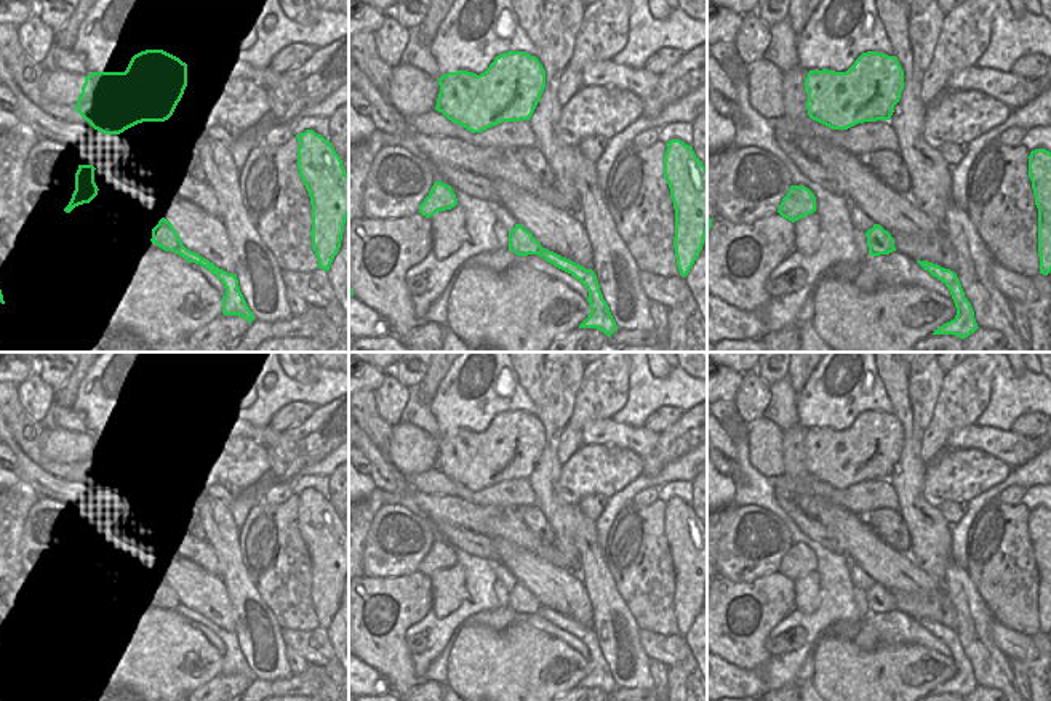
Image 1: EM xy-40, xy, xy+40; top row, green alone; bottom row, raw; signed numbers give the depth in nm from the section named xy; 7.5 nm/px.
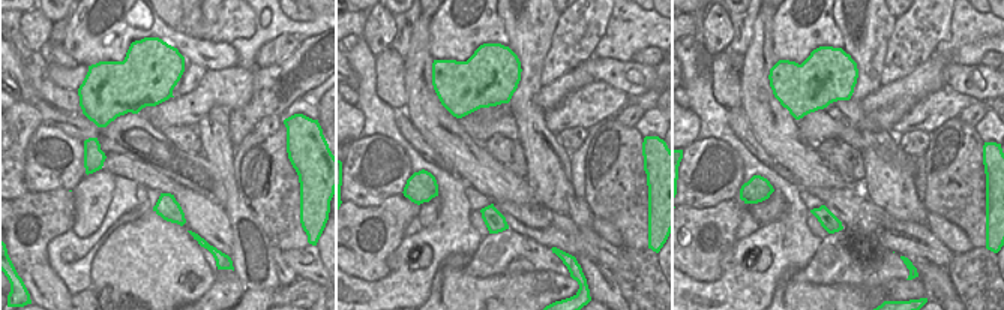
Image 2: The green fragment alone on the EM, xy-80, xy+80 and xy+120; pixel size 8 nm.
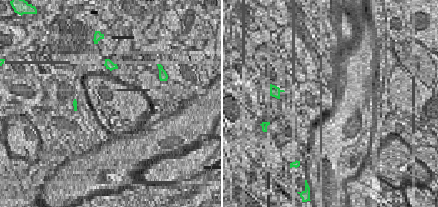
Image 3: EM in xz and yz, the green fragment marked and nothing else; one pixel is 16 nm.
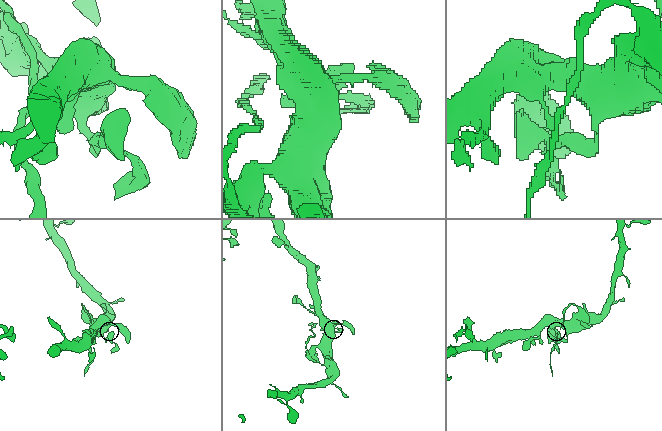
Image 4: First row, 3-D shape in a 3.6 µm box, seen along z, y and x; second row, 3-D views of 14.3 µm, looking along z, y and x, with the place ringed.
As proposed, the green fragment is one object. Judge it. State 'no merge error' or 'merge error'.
no merge error

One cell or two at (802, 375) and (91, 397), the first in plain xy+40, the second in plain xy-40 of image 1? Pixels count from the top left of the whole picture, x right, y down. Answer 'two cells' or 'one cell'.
two cells

